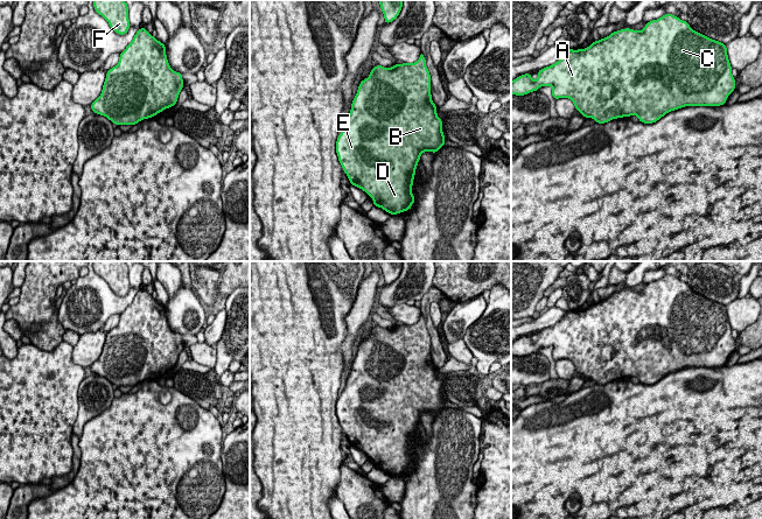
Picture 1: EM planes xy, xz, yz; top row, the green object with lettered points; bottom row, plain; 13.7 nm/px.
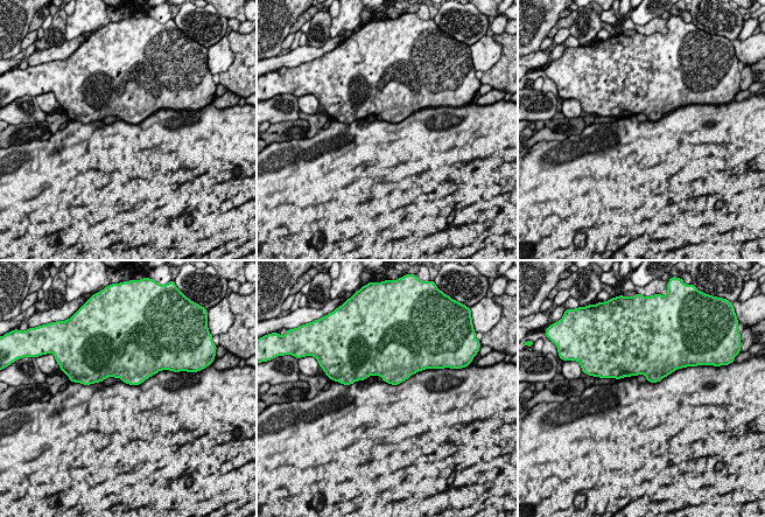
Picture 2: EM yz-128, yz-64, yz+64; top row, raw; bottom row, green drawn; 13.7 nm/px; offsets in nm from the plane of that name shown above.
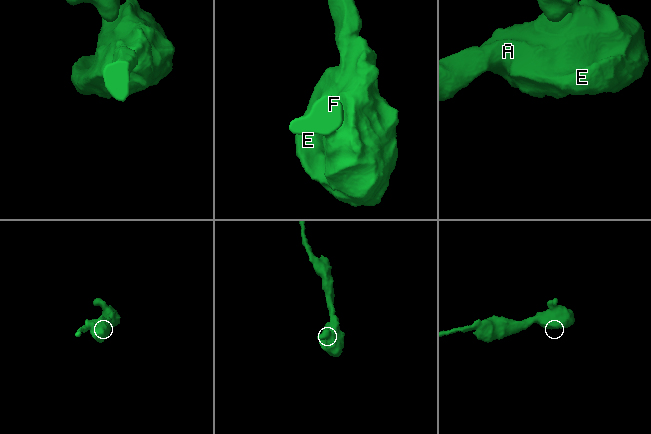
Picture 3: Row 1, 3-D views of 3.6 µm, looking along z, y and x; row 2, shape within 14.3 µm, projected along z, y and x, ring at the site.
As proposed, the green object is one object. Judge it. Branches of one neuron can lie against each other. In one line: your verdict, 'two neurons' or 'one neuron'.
one neuron

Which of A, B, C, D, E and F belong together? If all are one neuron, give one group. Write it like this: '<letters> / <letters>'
A B C D E F

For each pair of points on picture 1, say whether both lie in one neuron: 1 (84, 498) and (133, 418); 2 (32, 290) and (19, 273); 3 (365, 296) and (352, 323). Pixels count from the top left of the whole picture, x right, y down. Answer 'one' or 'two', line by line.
1: one
2: two
3: one

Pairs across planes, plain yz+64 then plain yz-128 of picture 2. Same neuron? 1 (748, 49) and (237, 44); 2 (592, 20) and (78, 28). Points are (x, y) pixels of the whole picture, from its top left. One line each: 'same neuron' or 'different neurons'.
1: different neurons
2: different neurons

